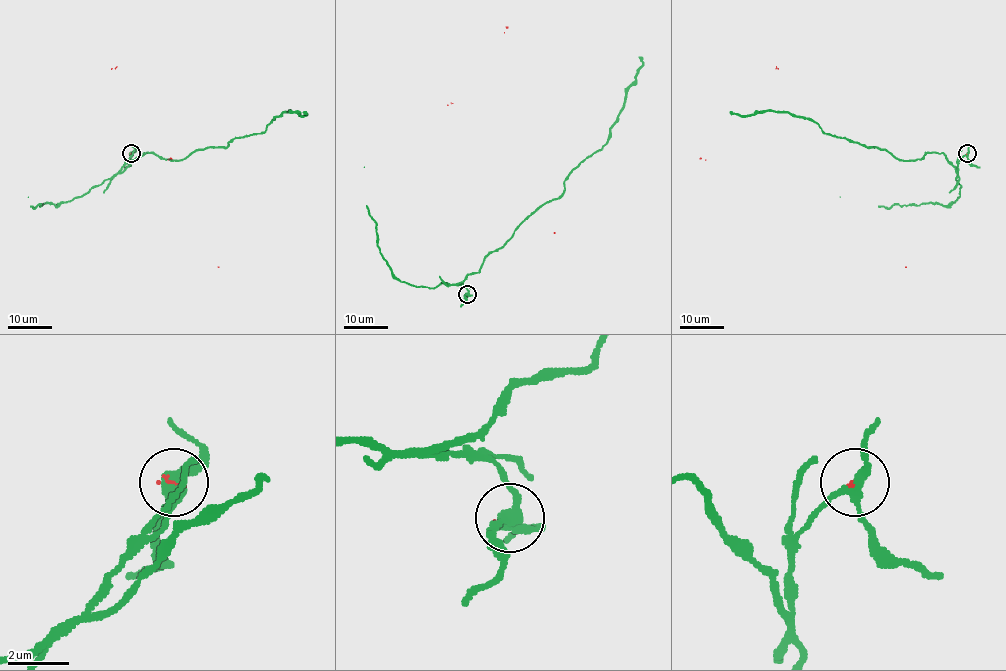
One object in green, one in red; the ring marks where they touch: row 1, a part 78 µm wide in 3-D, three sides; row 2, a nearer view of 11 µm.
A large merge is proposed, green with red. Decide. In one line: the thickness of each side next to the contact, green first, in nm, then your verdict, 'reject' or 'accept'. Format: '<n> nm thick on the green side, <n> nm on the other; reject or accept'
320 nm thick on the green side, 100 nm on the other; reject

